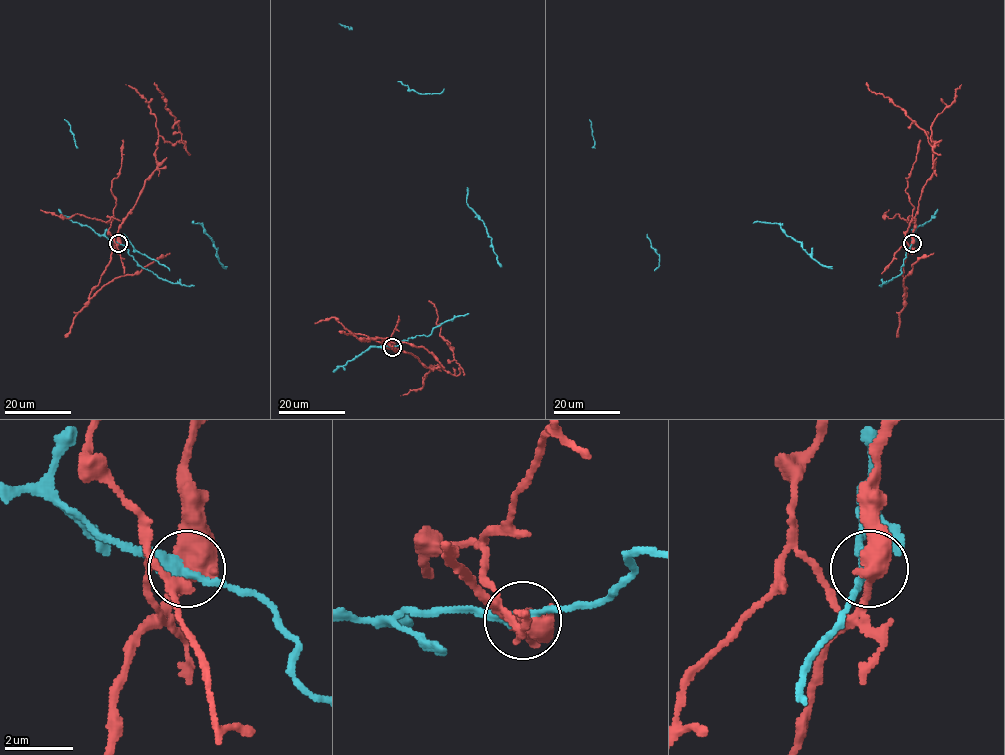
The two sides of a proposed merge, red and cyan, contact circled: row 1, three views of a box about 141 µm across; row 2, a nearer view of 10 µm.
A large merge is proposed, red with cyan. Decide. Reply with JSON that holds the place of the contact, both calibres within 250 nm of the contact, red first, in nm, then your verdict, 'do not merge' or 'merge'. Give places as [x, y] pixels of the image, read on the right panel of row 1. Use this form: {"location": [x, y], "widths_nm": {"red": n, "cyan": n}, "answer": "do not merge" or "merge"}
{"location": [912, 243], "widths_nm": {"red": 550, "cyan": 320}, "answer": "do not merge"}

